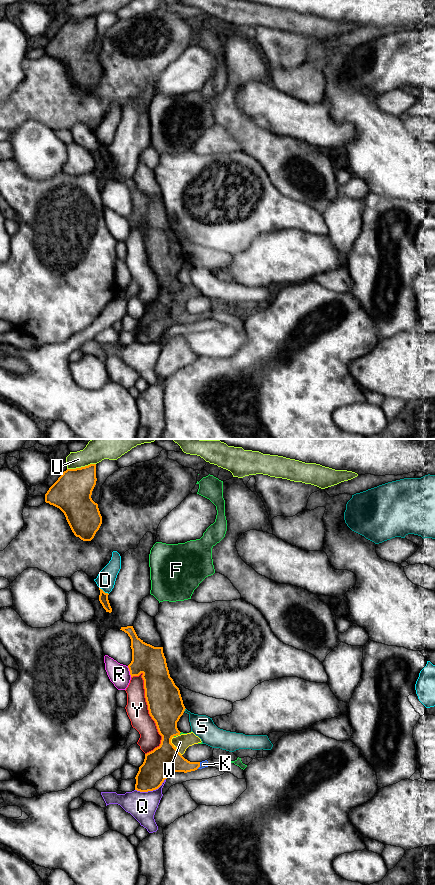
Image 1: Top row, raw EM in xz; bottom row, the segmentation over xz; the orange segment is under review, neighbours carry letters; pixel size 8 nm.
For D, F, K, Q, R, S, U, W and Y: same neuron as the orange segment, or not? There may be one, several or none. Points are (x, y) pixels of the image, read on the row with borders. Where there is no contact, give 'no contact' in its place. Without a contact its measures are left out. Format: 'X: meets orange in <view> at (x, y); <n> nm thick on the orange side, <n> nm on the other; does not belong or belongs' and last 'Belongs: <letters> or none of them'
D: meets orange in xz at (103, 591); 80 nm thick on the orange side, 150 nm on the other; does not belong
F: meets orange in xz at (175, 735); 280 nm thick on the orange side, 20 nm on the other; does not belong
K: meets orange in xz at (199, 765); 200 nm thick on the orange side, 60 nm on the other; belongs
Q: meets orange in xz at (151, 790); 240 nm thick on the orange side, 220 nm on the other; does not belong
R: meets orange in xz at (129, 670); 240 nm thick on the orange side, 170 nm on the other; does not belong
S: meets orange in xz at (184, 710); 280 nm thick on the orange side, 180 nm on the other; does not belong
U: meets orange in xz at (81, 467); 320 nm thick on the orange side, 220 nm on the other; does not belong
W: meets orange in xz at (173, 746); 240 nm thick on the orange side, 120 nm on the other; belongs
Y: meets orange in xz at (150, 715); 280 nm thick on the orange side, 180 nm on the other; does not belong
Belongs: K, W

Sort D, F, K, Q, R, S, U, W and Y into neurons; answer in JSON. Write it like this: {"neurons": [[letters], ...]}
{"neurons": [["D"], ["F"], ["K", "W"], ["Q"], ["R"], ["S"], ["U"], ["Y"]]}

